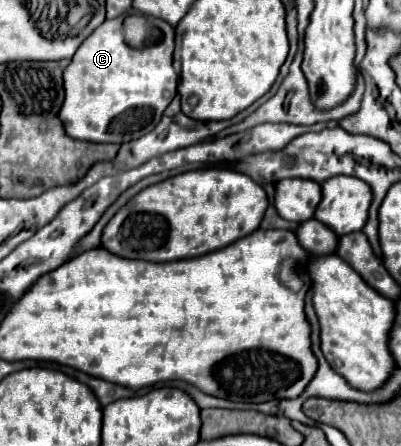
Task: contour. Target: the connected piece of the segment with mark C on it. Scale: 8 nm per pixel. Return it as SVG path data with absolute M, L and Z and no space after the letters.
M122 16L114 20L104 20L76 50L70 66L64 70L64 102L58 112L58 118L68 132L68 136L76 140L88 142L130 142L136 140L156 128L164 110L176 96L178 74L172 68L172 52L174 52L174 28L160 18L148 18L148 38L146 46L132 48L124 40Z

